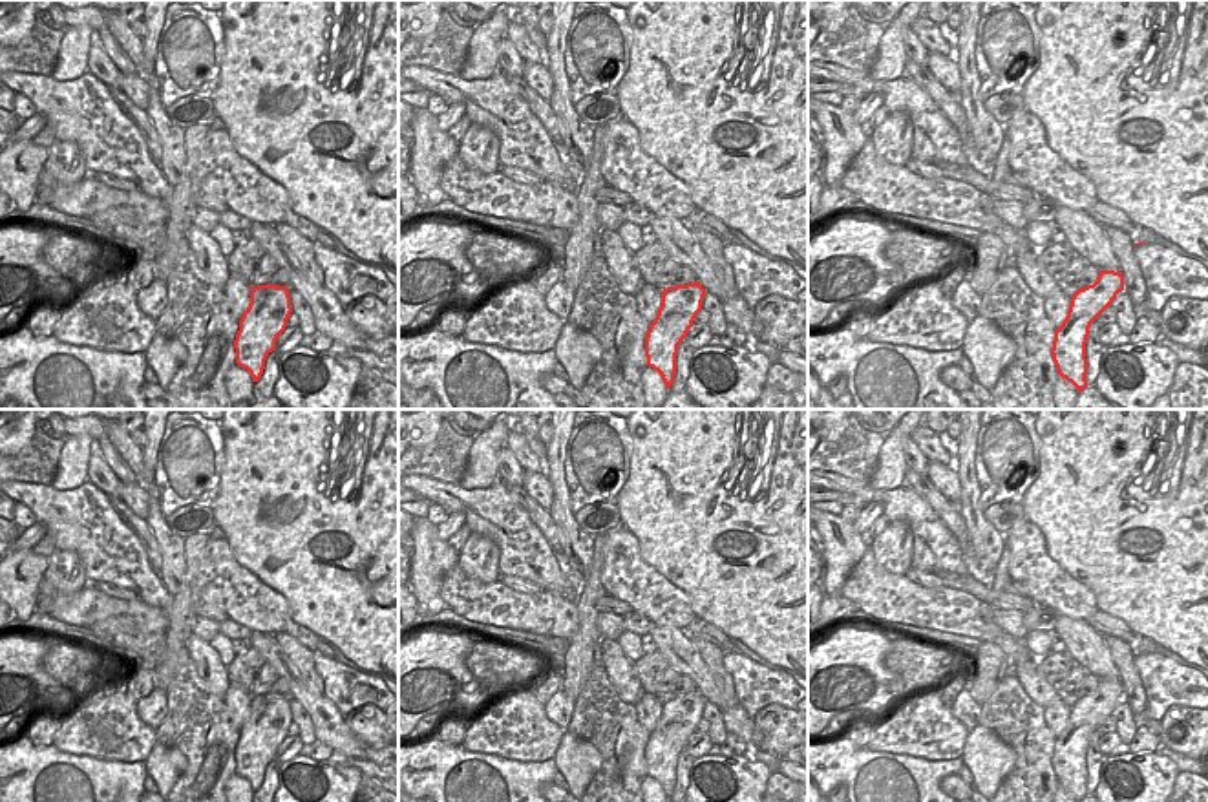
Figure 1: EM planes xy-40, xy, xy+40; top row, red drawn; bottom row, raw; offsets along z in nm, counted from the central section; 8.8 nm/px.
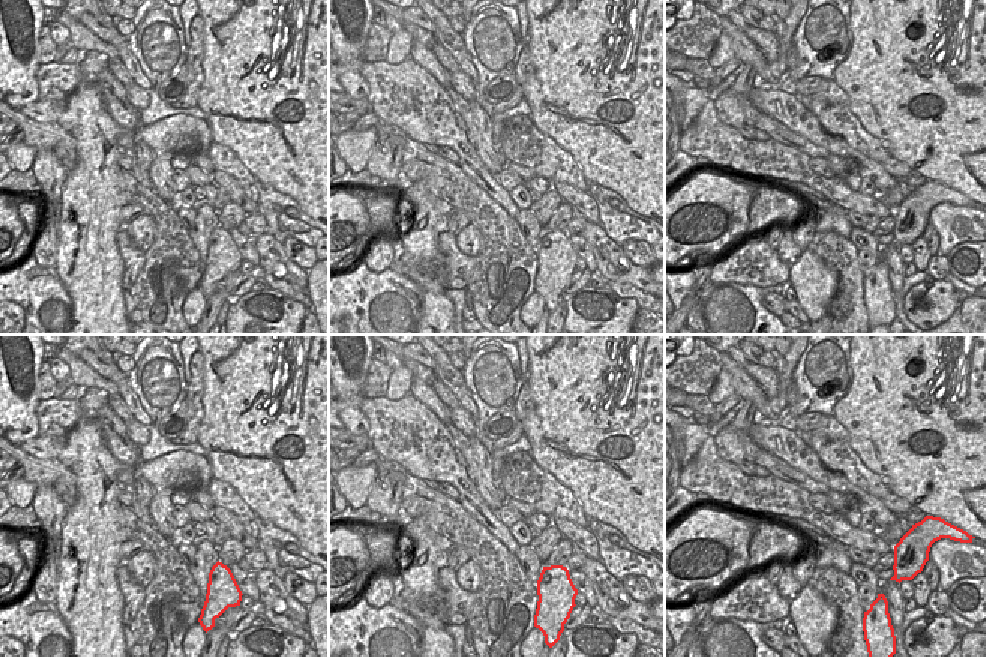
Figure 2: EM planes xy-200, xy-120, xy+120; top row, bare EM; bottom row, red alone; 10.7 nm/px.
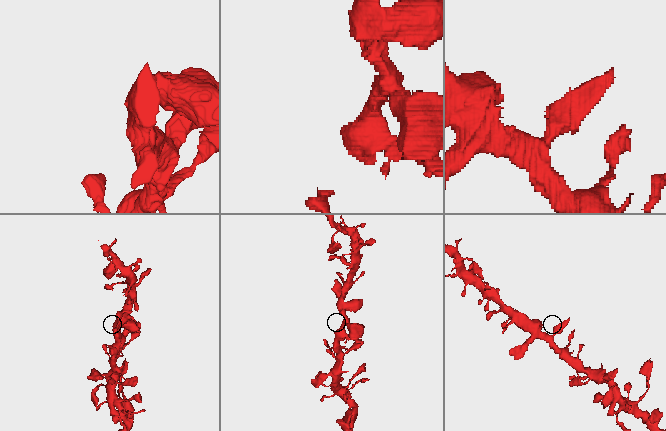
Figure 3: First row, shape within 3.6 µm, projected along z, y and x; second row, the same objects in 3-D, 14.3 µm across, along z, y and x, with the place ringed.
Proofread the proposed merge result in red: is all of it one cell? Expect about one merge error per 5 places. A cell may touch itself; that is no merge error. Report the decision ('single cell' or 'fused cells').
single cell

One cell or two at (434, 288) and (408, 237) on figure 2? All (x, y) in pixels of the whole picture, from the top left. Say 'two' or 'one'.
one

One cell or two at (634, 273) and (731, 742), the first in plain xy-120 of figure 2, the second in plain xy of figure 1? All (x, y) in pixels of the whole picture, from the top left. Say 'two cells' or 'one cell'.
two cells

